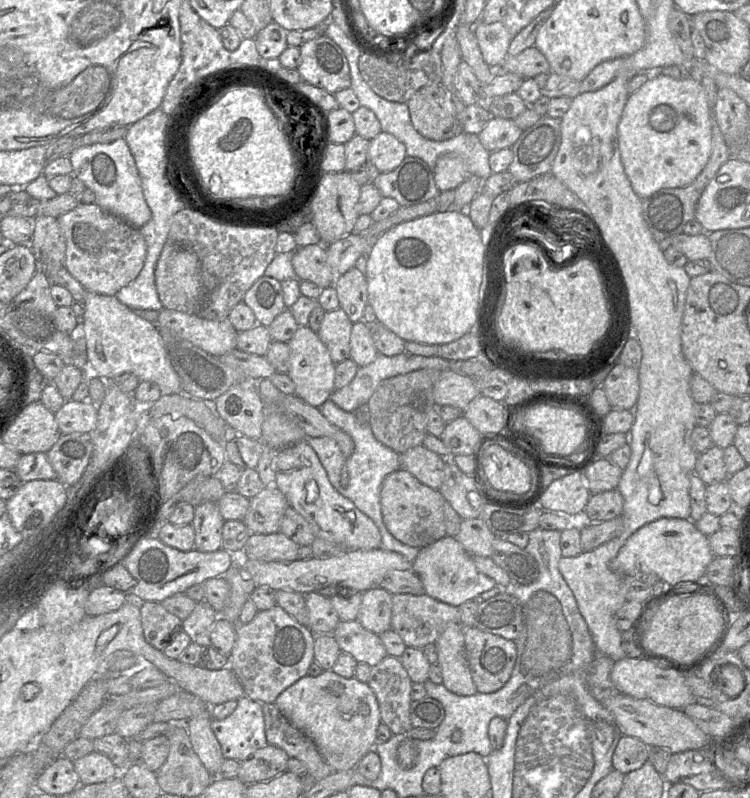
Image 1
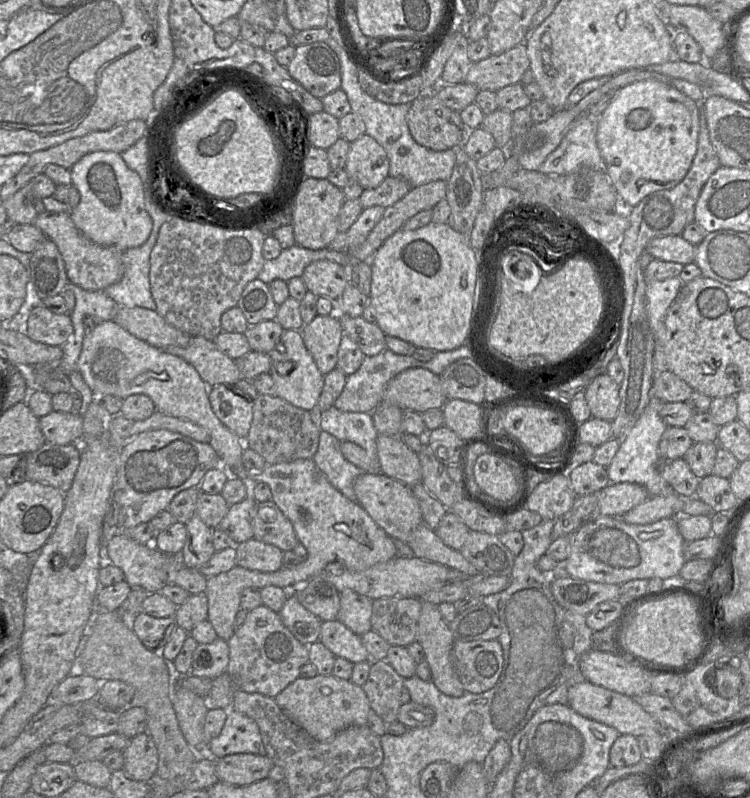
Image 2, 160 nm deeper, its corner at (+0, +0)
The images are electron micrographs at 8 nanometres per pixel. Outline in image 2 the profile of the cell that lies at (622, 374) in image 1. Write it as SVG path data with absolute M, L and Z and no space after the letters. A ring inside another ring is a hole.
M607 373L594 377L585 388L584 398L591 411L591 417L612 421L620 404L620 385Z

